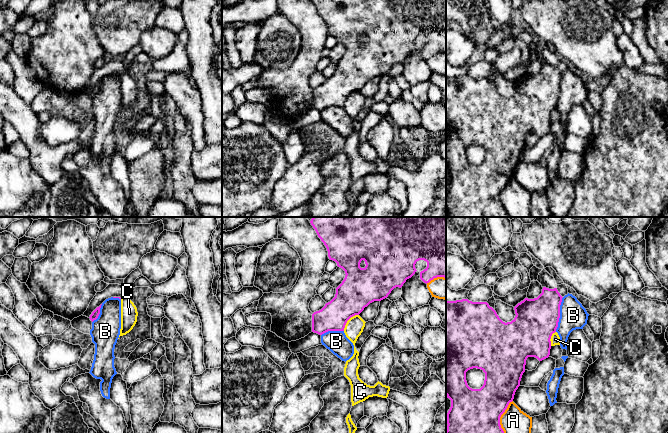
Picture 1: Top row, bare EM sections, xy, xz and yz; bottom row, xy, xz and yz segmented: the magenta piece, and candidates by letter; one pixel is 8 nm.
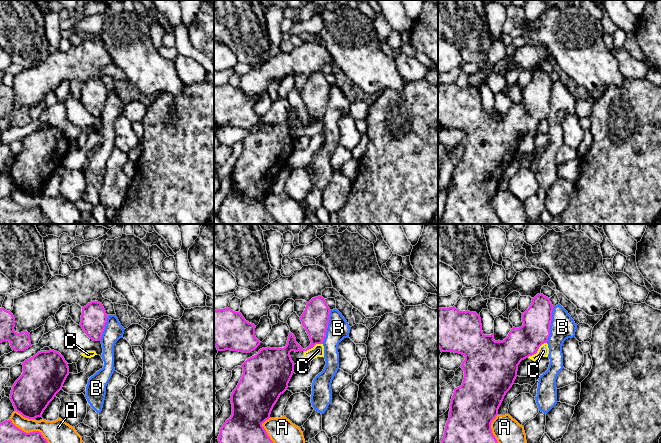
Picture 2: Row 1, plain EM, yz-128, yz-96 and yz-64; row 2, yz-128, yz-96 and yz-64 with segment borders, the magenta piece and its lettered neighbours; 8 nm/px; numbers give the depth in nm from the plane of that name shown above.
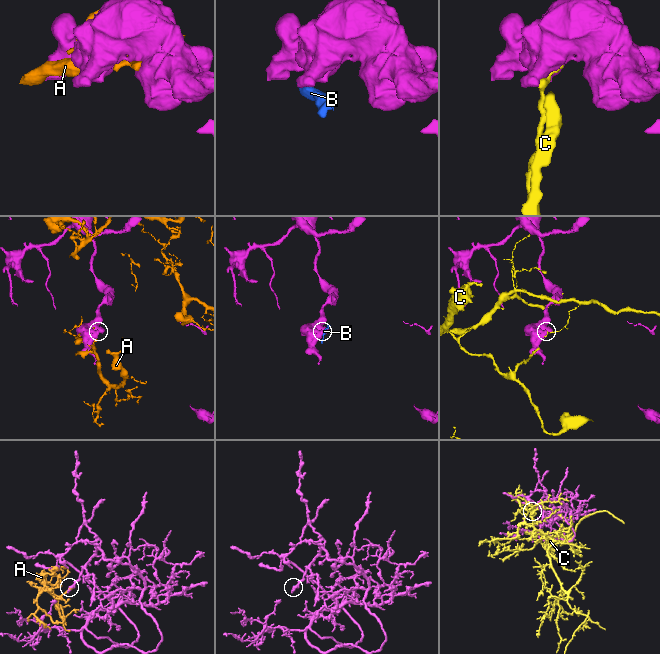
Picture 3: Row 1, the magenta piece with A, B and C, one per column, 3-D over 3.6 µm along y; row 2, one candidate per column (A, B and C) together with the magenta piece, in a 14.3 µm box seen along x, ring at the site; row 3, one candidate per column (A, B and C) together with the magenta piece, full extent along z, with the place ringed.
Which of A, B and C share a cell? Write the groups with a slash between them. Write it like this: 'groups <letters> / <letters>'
groups A / B / C

